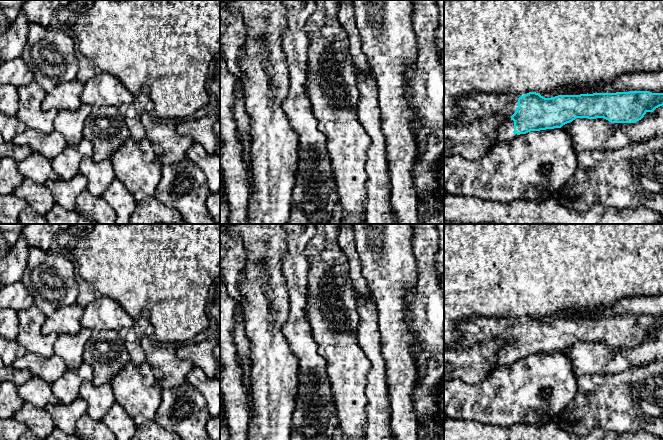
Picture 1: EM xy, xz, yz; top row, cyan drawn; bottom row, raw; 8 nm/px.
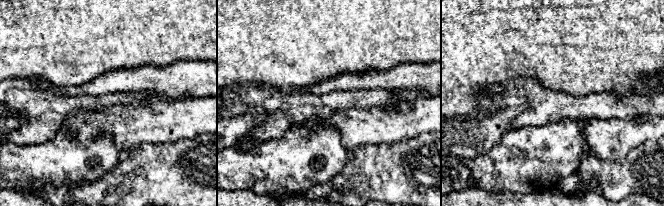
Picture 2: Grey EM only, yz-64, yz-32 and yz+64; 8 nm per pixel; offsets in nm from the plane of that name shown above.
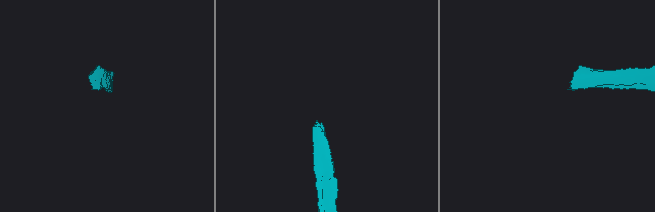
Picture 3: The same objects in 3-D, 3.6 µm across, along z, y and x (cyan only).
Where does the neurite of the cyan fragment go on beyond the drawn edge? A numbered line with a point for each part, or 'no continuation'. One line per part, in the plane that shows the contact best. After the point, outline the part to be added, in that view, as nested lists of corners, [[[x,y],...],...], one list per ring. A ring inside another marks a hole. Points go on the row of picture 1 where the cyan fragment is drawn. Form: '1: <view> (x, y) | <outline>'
1: yz (505, 133) | [[[510,119],[509,121],[503,123],[498,129],[497,142],[502,143],[512,140],[514,137],[517,136],[517,134],[514,134],[513,131],[514,121]]]

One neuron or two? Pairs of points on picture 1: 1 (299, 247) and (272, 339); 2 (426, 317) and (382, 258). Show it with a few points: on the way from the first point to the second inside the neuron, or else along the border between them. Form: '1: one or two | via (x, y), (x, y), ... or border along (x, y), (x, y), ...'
1: two | border along (281, 267), (288, 297), (289, 313)
2: two | border along (417, 270), (414, 287), (406, 295), (408, 316)

